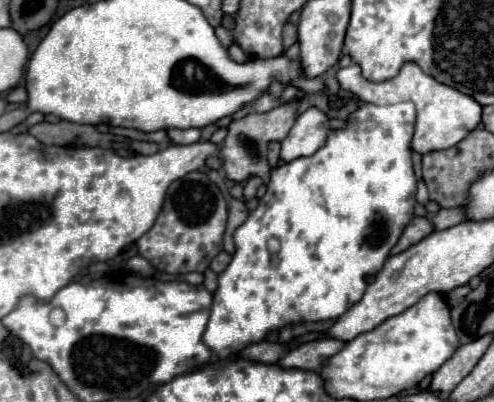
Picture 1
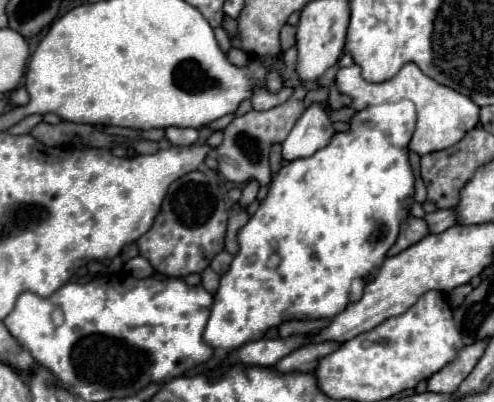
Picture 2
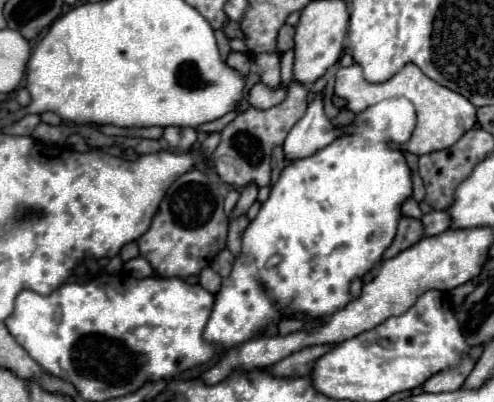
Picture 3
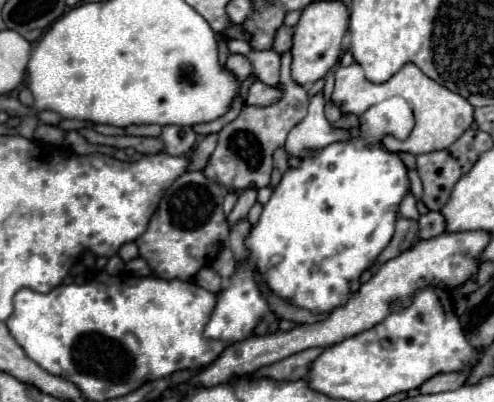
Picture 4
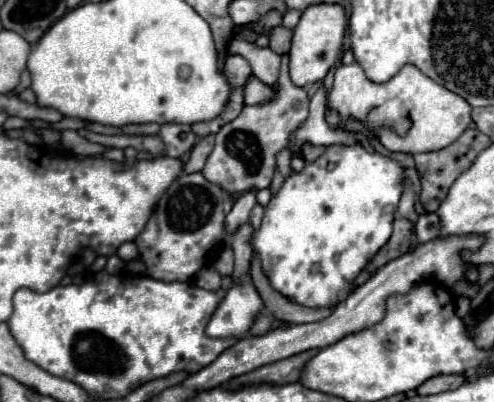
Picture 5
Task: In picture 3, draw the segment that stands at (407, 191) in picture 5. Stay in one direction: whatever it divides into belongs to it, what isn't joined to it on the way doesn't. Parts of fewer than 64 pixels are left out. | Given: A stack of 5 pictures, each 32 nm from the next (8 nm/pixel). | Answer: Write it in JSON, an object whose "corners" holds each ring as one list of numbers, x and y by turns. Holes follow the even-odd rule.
{"corners":[[409,198,402,205,402,213,406,217,412,217,412,218,416,218,416,219,419,219,423,216,423,213,419,207,419,203,416,202,413,198]]}

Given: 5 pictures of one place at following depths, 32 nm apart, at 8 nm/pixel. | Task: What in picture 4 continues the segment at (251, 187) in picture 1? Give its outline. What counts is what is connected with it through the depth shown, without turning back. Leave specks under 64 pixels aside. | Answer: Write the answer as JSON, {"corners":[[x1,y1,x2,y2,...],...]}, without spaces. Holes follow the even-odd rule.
{"corners":[[256,188,242,190,242,194,240,194,236,206,234,206,234,210,228,216,230,226,232,226,232,220,240,220,240,216,248,216,248,210,254,206,254,202,256,202]]}

